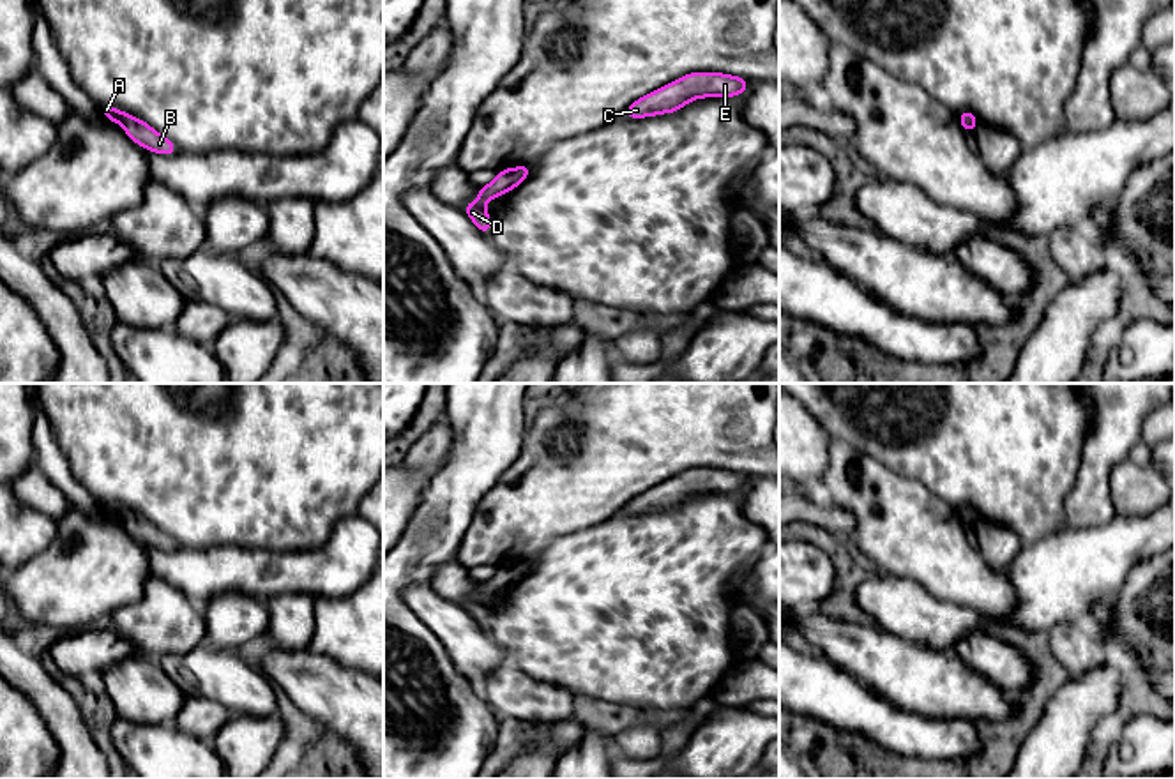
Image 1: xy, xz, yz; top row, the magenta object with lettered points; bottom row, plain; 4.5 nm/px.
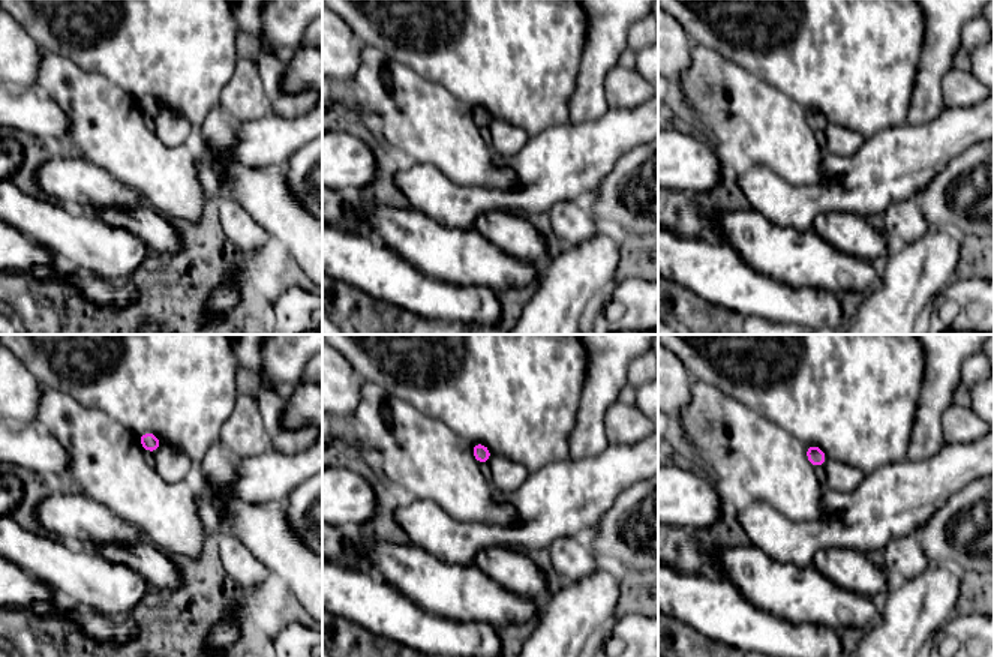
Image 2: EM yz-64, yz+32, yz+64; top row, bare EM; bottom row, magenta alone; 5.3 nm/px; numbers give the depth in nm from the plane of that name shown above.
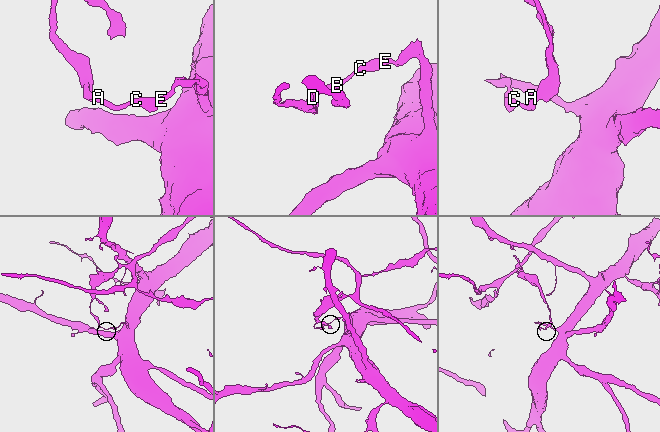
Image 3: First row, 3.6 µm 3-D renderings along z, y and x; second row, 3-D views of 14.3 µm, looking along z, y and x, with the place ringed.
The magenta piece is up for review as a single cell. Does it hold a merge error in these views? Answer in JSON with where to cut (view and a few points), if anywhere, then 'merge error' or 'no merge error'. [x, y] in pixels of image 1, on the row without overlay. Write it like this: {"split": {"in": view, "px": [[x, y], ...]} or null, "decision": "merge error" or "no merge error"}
{"split": {"in": "xy", "px": [[126, 509], [121, 518]]}, "decision": "merge error"}

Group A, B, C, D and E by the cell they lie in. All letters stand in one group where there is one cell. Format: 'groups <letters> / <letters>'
groups A D / B C E

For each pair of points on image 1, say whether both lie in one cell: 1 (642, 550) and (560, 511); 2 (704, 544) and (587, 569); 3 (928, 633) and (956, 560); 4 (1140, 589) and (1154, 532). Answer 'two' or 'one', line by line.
1: two
2: one
3: two
4: two

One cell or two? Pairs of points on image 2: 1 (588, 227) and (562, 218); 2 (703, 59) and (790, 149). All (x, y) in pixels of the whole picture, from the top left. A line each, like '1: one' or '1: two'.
1: one
2: one

